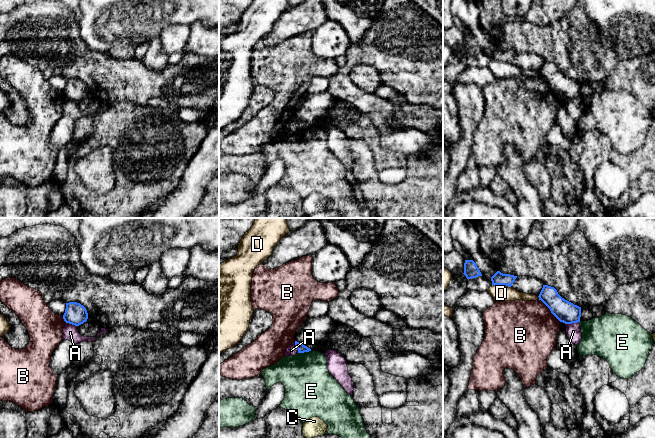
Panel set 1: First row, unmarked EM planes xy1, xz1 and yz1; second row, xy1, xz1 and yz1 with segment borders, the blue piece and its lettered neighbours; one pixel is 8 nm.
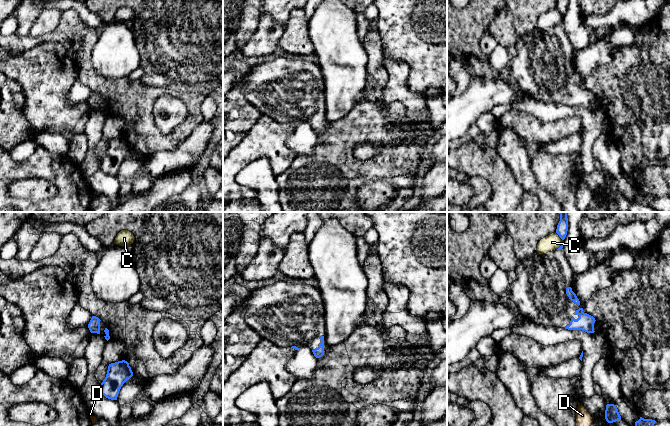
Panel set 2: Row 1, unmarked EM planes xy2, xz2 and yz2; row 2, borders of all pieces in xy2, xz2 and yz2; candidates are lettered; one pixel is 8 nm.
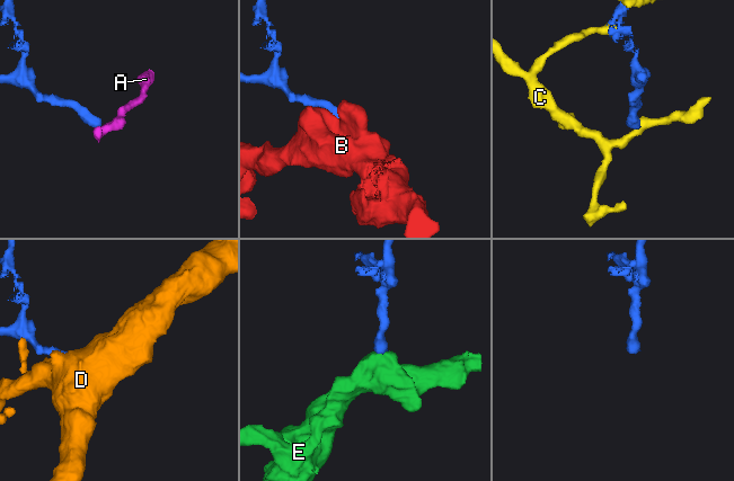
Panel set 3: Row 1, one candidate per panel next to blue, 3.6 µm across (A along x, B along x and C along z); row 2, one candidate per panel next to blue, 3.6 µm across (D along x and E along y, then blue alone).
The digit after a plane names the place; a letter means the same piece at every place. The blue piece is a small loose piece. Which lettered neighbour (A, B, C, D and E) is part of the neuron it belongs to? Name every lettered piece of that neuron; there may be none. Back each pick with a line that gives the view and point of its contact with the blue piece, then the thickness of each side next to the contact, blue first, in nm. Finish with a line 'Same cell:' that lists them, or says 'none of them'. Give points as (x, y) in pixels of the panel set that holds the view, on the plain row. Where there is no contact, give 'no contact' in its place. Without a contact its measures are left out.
Same cell: none of them

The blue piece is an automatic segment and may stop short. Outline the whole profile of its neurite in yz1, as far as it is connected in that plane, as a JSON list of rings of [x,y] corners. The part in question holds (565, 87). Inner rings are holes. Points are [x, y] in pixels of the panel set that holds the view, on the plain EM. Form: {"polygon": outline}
{"polygon": [[[543,61],[538,73],[560,98],[565,100],[580,98],[581,83],[562,74],[554,63]]]}

